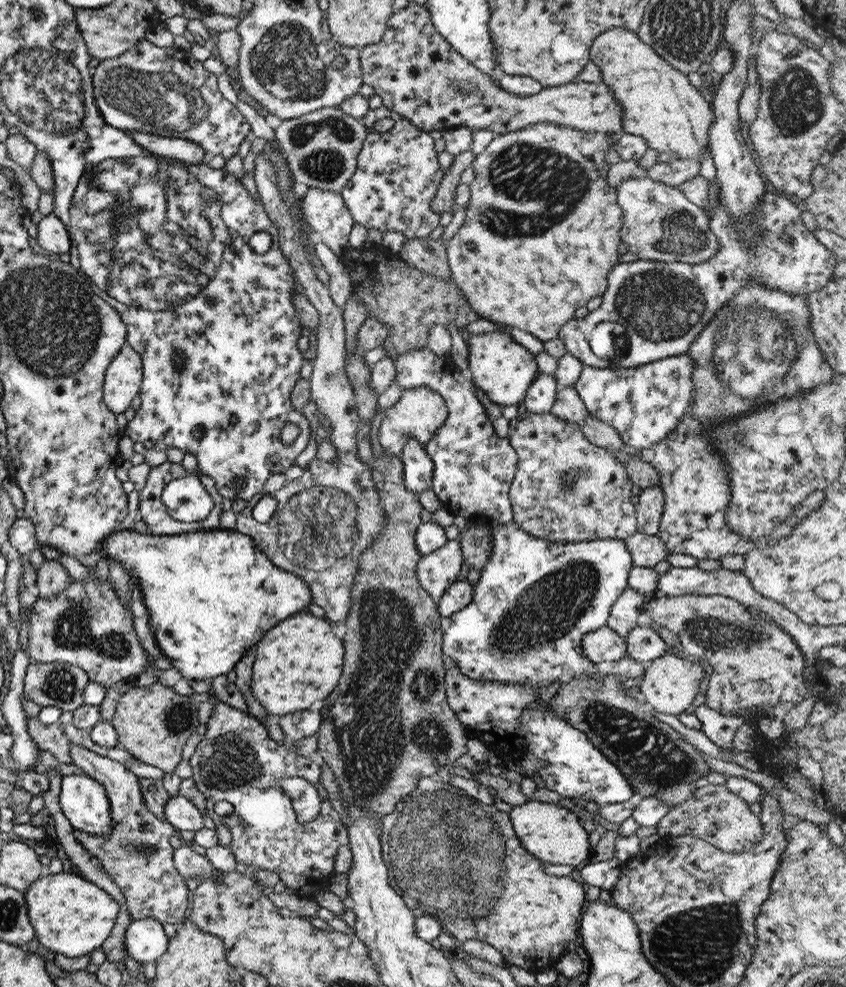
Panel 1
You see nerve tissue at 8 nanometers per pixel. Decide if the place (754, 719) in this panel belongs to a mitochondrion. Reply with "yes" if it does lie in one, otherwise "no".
no

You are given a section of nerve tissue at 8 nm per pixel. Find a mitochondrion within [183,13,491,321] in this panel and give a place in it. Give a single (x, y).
(286, 65)

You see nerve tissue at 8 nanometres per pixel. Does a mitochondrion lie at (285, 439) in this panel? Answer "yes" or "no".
no

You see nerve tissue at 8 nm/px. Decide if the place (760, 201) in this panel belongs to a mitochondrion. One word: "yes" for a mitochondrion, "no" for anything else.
no

